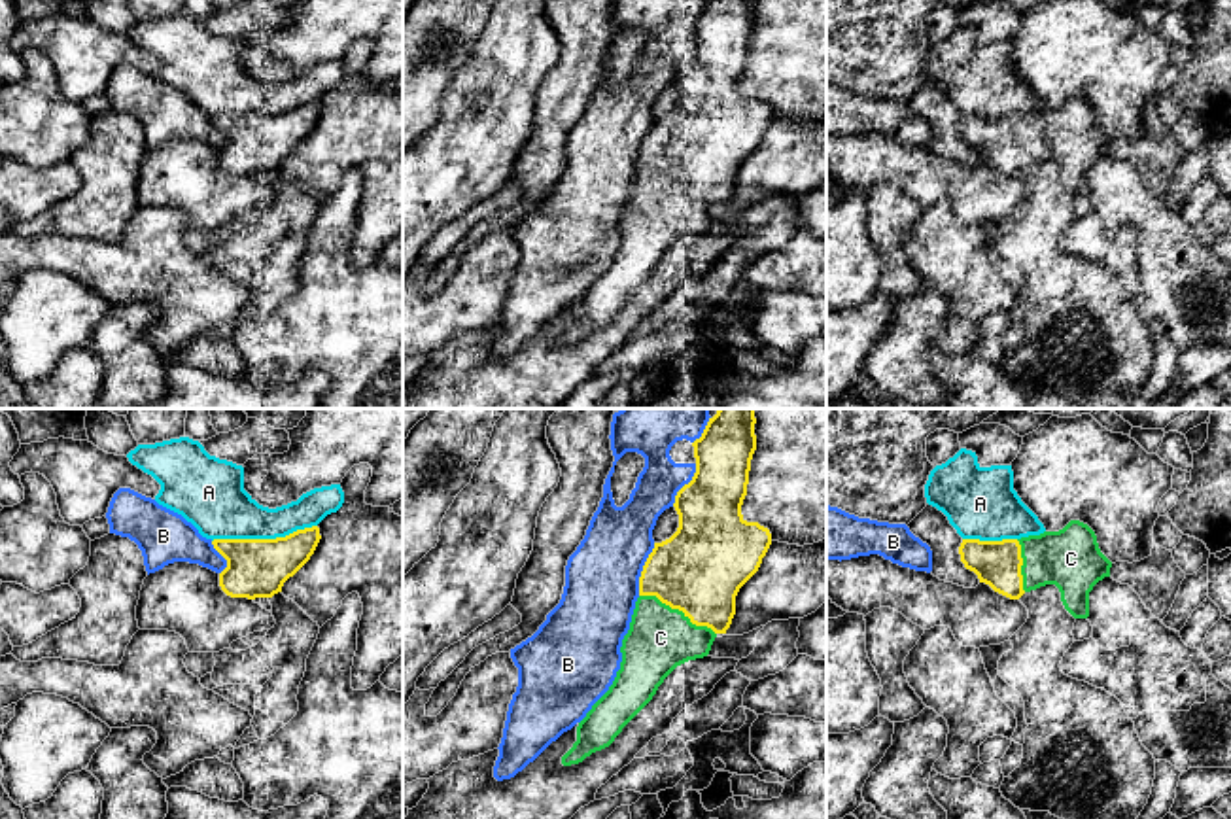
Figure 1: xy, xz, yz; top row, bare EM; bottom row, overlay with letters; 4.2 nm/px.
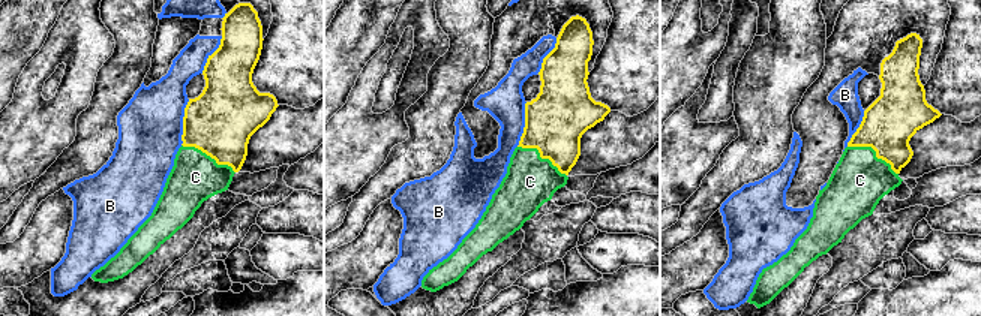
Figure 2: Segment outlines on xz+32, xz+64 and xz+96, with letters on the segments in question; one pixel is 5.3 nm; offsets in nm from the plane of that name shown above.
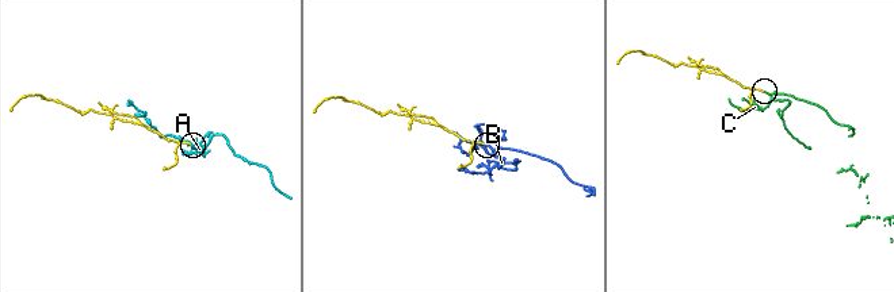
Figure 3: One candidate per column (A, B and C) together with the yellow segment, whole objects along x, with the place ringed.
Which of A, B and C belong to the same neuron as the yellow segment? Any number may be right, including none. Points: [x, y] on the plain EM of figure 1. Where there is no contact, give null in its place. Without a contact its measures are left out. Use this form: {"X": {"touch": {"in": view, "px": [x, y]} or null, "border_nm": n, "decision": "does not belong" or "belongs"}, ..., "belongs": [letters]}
{"A": {"touch": {"in": "xy", "px": [263, 116]}, "border_nm": 460, "decision": "does not belong"}, "B": {"touch": {"in": "xz", "px": [643, 146]}, "border_nm": 240, "decision": "does not belong"}, "C": {"touch": {"in": "xz", "px": [677, 184]}, "border_nm": 360, "decision": "belongs"}, "belongs": ["C"]}

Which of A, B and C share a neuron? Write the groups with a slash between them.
A / B / C

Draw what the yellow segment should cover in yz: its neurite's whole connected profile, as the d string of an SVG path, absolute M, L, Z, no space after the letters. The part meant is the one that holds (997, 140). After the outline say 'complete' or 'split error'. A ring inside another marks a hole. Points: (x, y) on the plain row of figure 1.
M1070 96L1059 108L1021 115L962 115L959 131L980 159L1010 176L1055 161L1074 195L1089 193L1089 168L1110 153L1112 144L1099 125L1095 108L1080 96Z | split error

